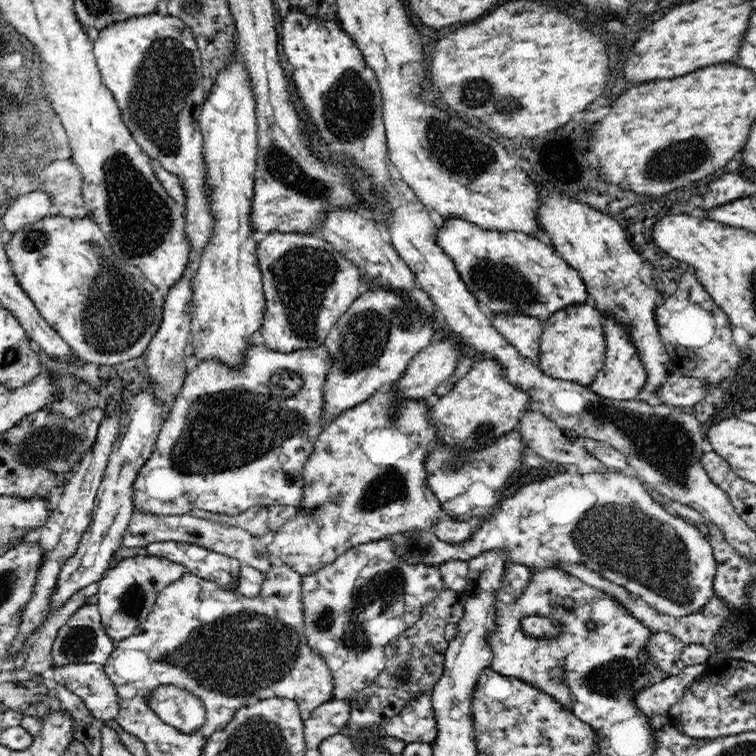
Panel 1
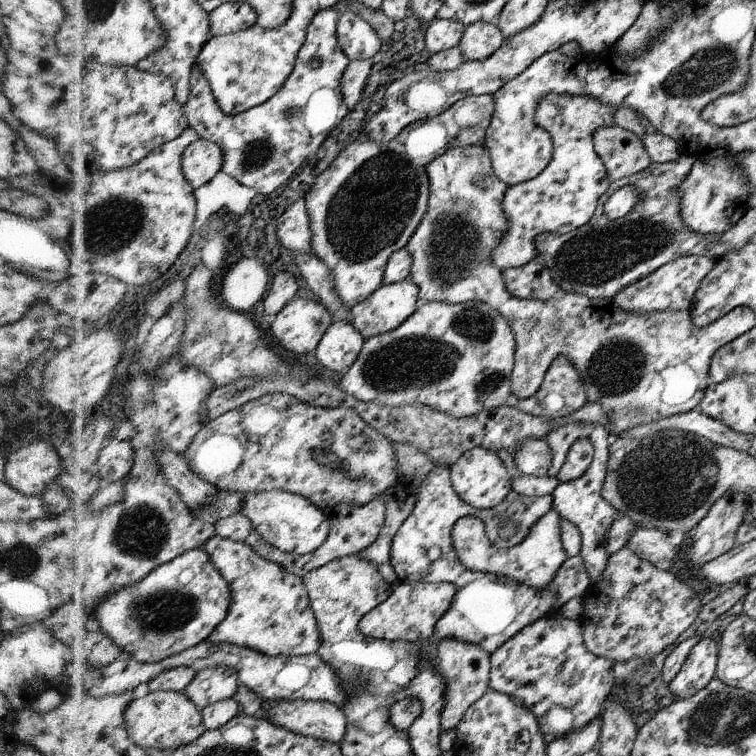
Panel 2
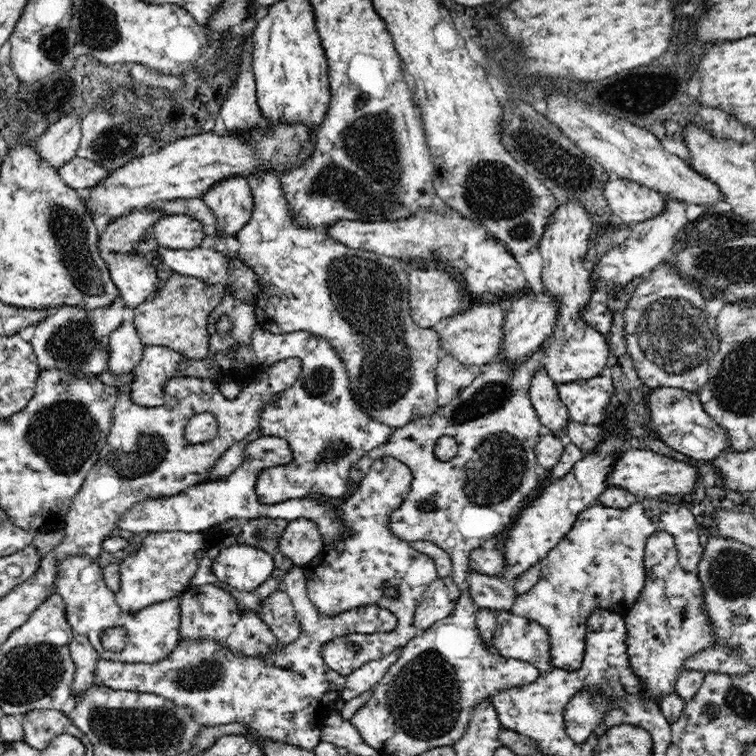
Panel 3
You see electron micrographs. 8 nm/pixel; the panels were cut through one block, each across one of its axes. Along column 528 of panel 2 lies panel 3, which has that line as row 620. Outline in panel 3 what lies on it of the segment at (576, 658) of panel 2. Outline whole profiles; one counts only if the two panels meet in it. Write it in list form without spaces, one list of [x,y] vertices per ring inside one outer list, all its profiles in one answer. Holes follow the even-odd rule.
[[[664,532],[654,533],[653,536],[648,538],[645,542],[645,572],[646,576],[643,592],[640,594],[638,601],[634,604],[634,606],[630,607],[630,610],[624,616],[626,620],[626,627],[629,628],[629,637],[626,638],[626,643],[628,645],[629,662],[632,663],[633,670],[640,675],[642,681],[646,682],[647,694],[651,694],[651,700],[652,696],[657,696],[658,702],[660,702],[662,698],[665,698],[675,692],[677,678],[685,670],[684,662],[686,662],[686,658],[694,656],[694,654],[696,654],[696,652],[700,652],[700,650],[706,650],[706,648],[715,646],[715,644],[713,644],[714,637],[712,637],[712,627],[710,626],[710,623],[708,623],[708,618],[705,614],[703,614],[702,610],[704,604],[702,581],[698,581],[696,573],[686,572],[686,570],[683,570],[680,567],[678,551],[675,548],[675,540],[671,534]]]

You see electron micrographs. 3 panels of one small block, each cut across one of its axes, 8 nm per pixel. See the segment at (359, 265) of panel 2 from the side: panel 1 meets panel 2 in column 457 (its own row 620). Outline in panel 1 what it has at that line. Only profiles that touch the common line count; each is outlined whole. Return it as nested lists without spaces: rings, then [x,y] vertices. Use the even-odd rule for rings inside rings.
[[[134,555],[122,560],[115,568],[108,570],[98,581],[98,610],[103,618],[107,634],[118,641],[136,634],[137,629],[147,620],[158,596],[173,582],[178,581],[189,571],[181,564],[157,555]]]

